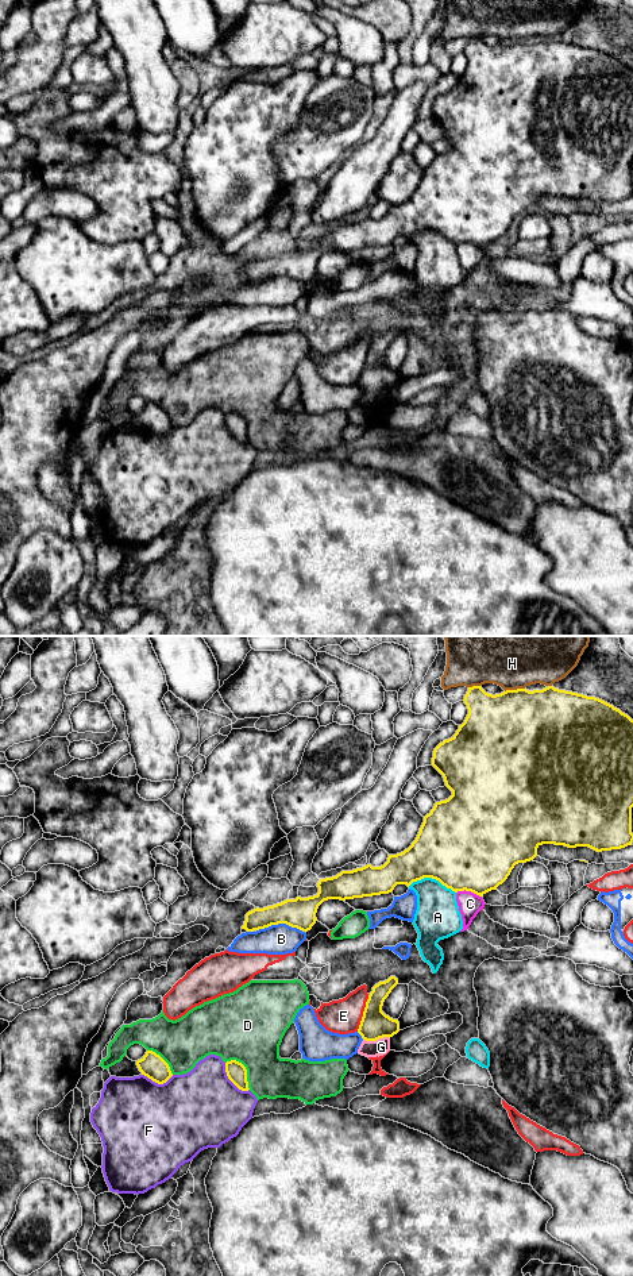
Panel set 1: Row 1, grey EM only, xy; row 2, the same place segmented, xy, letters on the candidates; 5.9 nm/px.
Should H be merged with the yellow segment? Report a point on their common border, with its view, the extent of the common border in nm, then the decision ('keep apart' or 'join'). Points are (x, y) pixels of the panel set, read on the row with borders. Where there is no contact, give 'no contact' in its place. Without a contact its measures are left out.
contact xy (514, 690); length 120 nm; keep apart

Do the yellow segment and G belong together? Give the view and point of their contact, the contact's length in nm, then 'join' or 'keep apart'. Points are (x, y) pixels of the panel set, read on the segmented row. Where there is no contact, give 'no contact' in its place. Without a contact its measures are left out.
xy (375, 1040) | 160 nm | keep apart

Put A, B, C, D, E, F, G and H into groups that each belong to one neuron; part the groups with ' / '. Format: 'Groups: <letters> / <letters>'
Groups: A / B / C / D G / E / F / H

